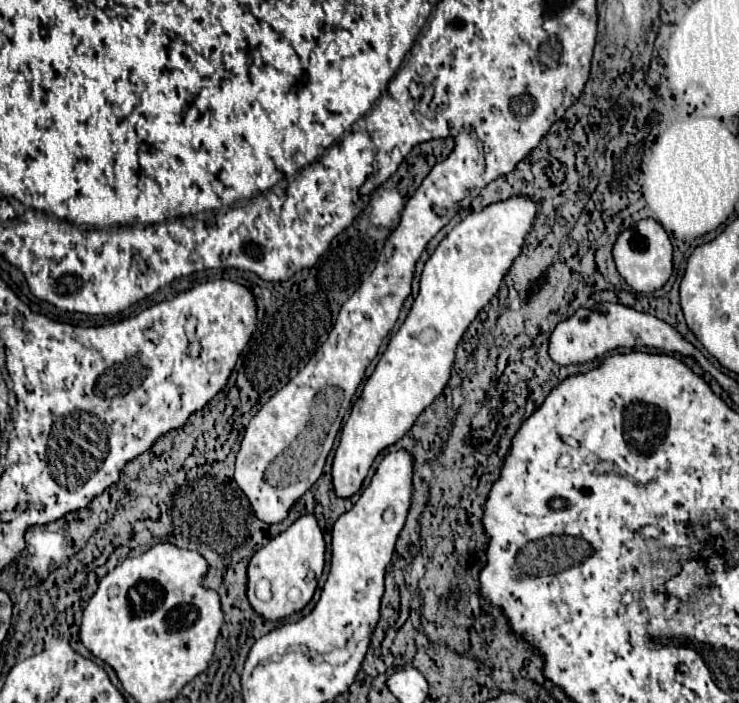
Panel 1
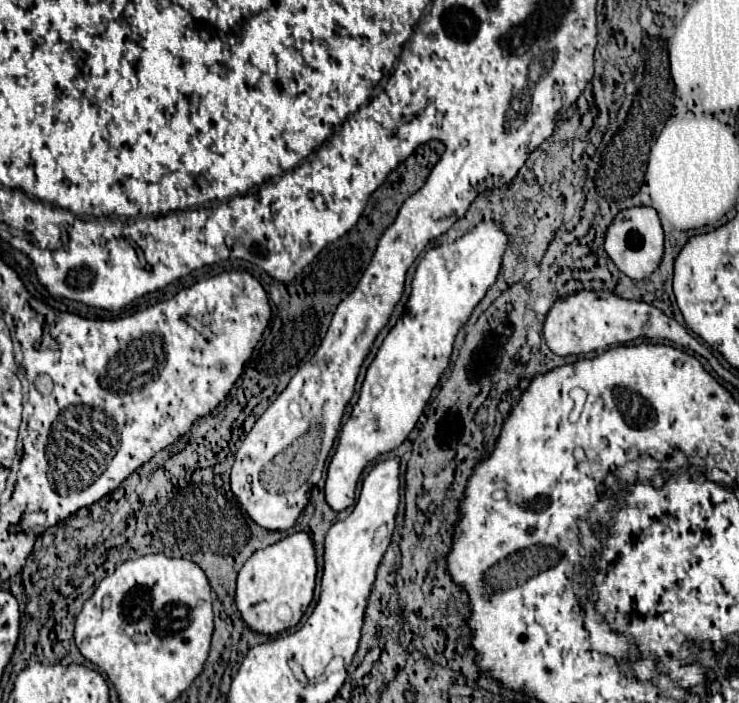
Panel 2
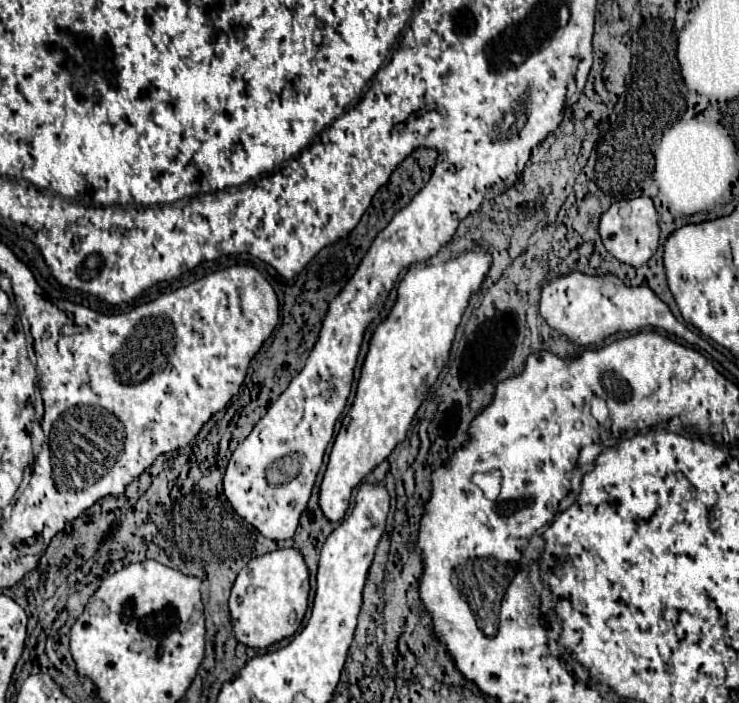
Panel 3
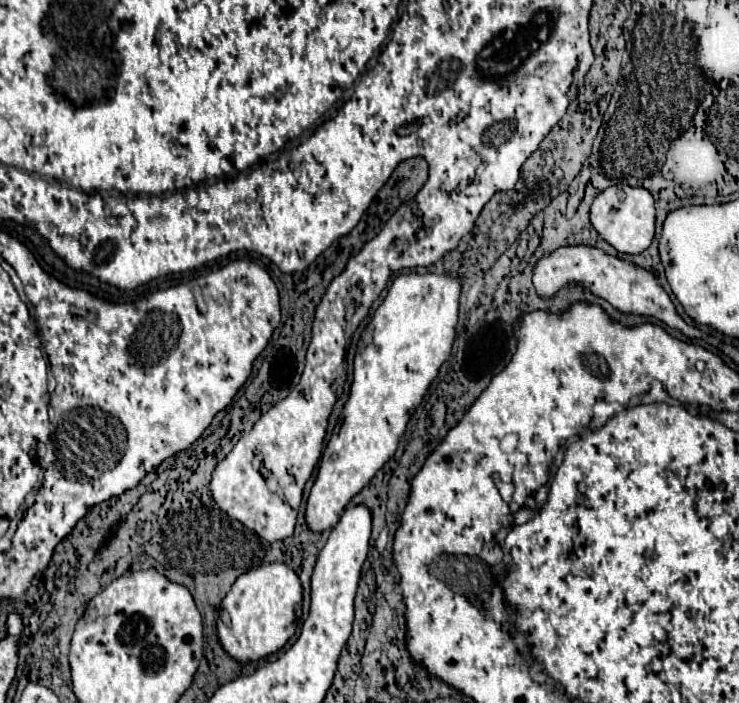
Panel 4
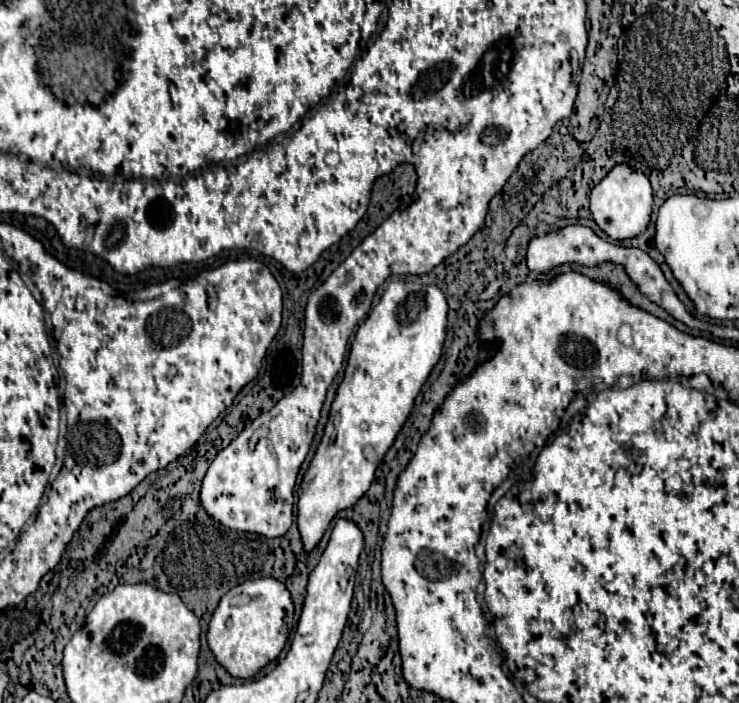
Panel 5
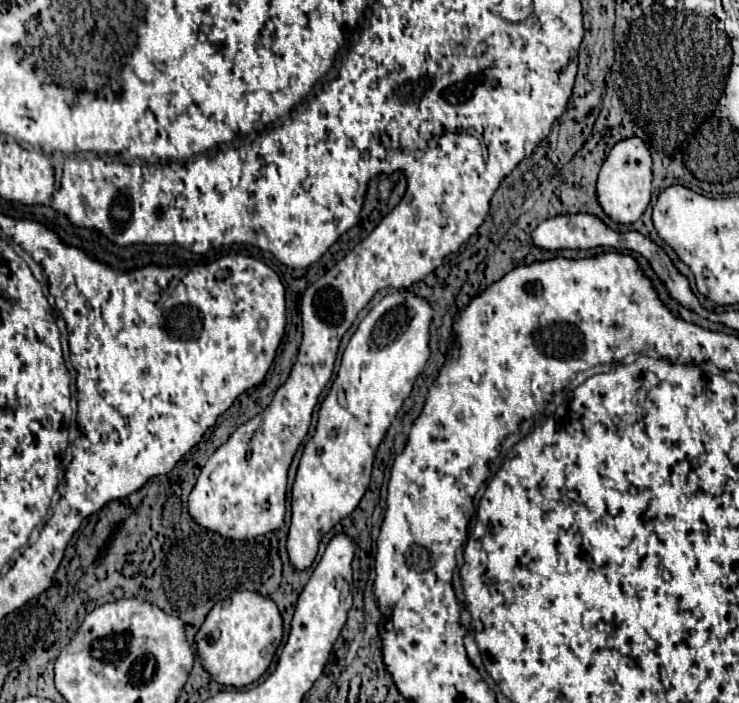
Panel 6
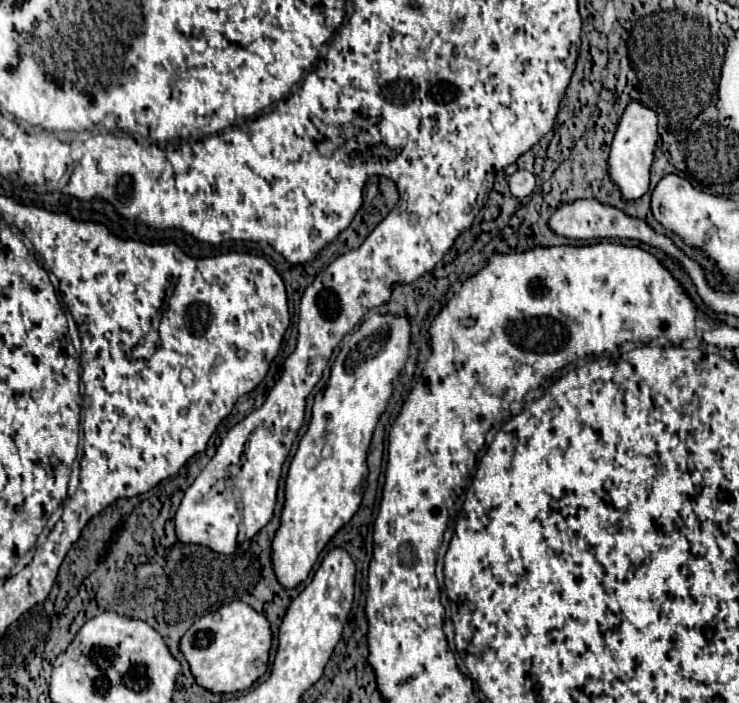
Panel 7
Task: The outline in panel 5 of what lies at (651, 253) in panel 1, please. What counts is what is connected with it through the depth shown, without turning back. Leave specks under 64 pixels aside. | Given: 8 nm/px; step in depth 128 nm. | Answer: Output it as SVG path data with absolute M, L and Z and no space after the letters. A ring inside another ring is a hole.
M616 164L590 194L590 210L596 224L612 238L626 240L646 230L652 214L652 186L644 172L630 164Z

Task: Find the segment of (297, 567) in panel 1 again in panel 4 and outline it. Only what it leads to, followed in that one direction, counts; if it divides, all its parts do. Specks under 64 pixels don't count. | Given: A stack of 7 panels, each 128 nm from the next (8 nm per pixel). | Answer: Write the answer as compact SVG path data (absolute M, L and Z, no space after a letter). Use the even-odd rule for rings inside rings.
M282 562L264 564L242 574L220 604L216 622L218 640L224 652L238 662L262 660L278 652L296 632L296 618L302 604L302 586L294 570Z

